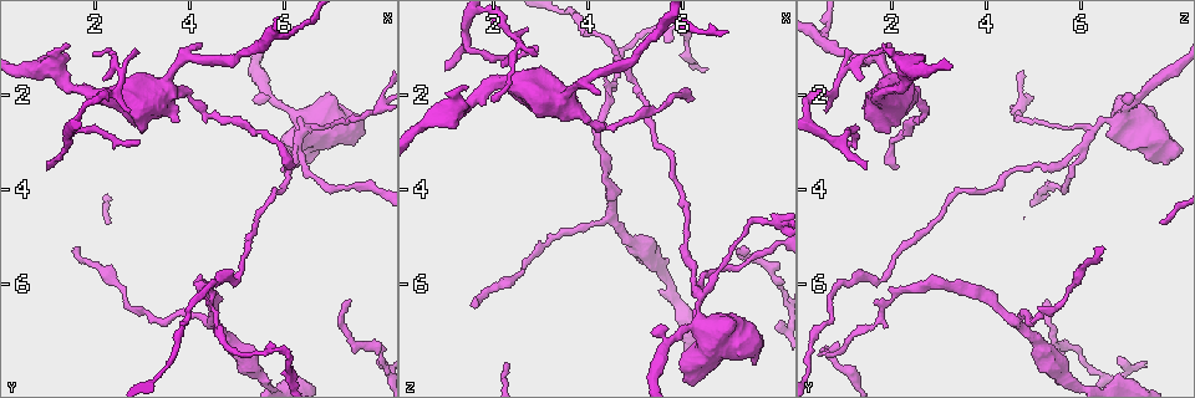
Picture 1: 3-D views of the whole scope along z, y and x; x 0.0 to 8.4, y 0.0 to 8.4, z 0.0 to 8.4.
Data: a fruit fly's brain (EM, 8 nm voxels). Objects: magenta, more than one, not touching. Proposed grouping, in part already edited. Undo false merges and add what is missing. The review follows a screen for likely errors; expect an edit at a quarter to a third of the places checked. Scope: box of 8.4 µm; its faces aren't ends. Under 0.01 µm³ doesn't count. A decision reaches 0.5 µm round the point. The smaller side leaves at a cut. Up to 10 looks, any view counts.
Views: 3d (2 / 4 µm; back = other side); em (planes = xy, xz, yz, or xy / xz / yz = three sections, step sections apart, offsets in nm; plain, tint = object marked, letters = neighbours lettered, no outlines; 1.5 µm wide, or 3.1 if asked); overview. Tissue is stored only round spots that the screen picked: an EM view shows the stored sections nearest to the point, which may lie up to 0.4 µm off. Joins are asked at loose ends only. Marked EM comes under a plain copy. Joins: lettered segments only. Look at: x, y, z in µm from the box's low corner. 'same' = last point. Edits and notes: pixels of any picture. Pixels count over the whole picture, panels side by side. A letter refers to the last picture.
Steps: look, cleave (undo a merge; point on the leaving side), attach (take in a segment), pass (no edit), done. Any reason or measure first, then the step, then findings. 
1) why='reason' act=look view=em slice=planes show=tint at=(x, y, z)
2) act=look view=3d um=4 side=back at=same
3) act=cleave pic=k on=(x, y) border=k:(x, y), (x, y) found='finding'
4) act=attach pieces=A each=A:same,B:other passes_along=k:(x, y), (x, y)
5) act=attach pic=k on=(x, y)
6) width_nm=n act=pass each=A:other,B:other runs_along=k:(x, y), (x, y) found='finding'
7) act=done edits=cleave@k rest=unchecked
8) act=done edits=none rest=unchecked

why='tapers out' act=look view=3d um=4 at=(0.95, 3.55, 1.45)

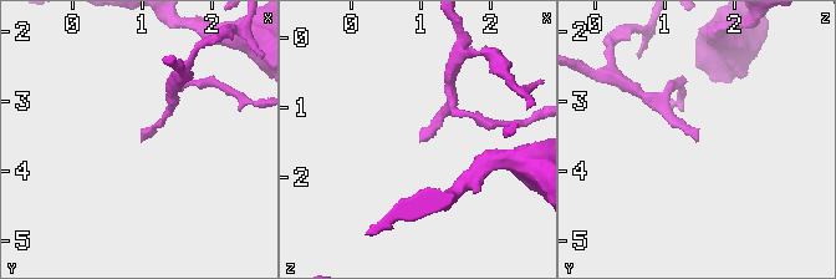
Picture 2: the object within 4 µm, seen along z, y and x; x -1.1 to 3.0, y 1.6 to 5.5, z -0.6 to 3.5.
act=look view=em slice=planes show=tint at=(0.95, 3.60, 1.45)

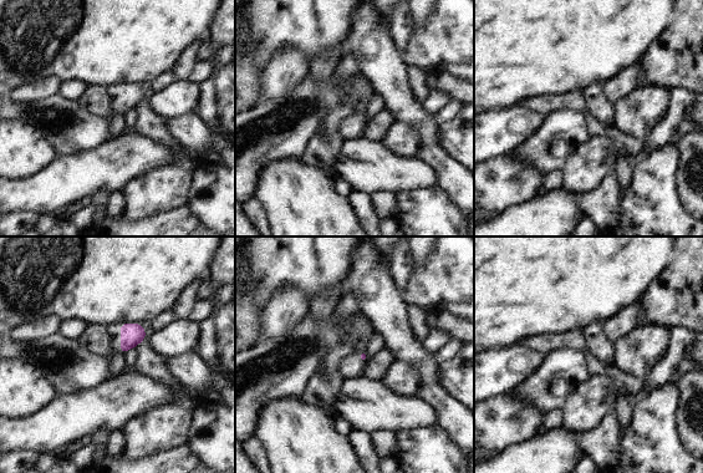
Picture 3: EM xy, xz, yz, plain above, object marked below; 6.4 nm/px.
why='see the neighbours' act=look view=em slice=planes show=letters at=same

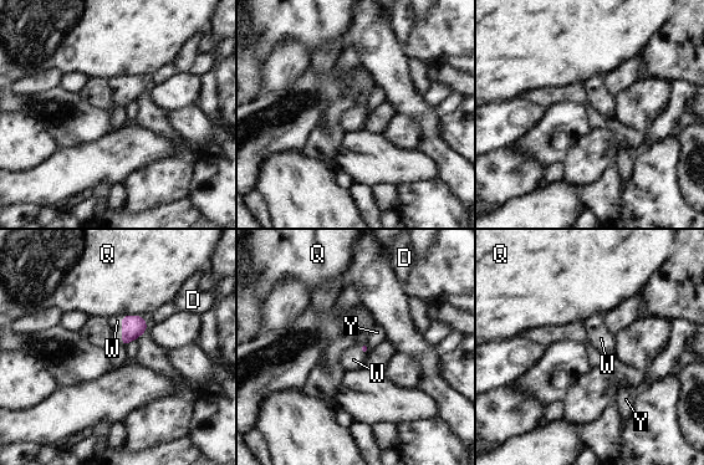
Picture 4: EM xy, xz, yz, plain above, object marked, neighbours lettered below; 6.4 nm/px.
act=attach pieces=W each=D:other,Q:other,W:same,Y:other passes_along=4:(132, 326), (122, 330), (117, 321) found='the neuron continues'

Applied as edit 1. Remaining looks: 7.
why='free end' act=look view=em slice=yz step=8 show=tint at=(1.50, 1.00, 1.85)

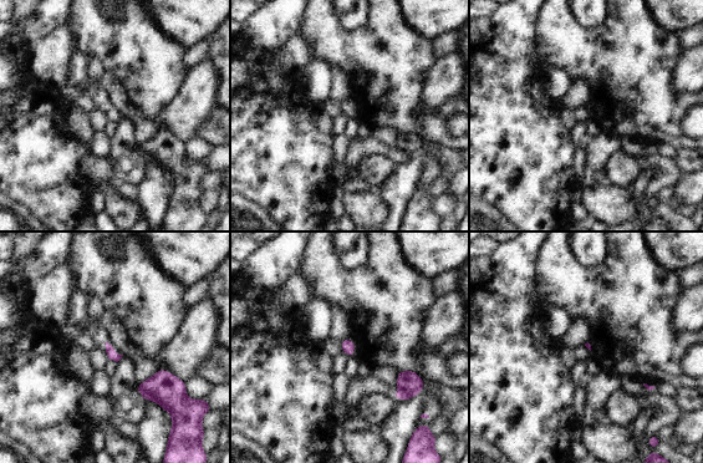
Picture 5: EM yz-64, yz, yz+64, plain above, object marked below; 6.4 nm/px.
why='cut it another way' act=look view=em slice=planes show=letters at=same

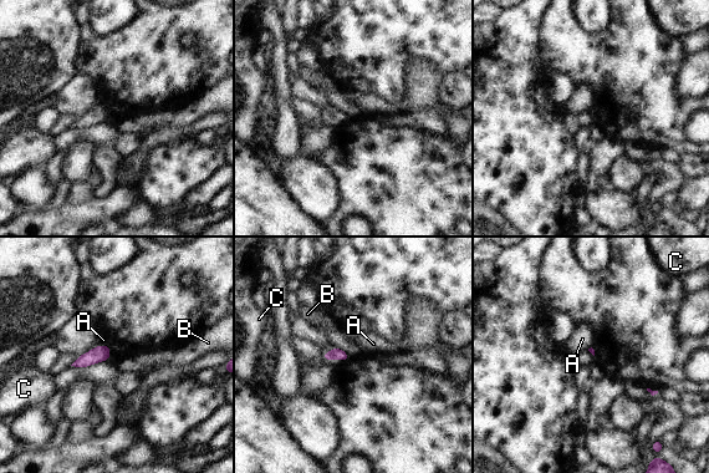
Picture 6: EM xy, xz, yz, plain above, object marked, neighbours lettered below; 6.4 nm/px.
act=pass each=A:other,B:other,C:other border=6:(335, 346), (350, 356) found='no lettered segment goes on from it'

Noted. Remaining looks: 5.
why='an open end' act=look view=3d um=4 at=(1.70, 5.25, 6.40)

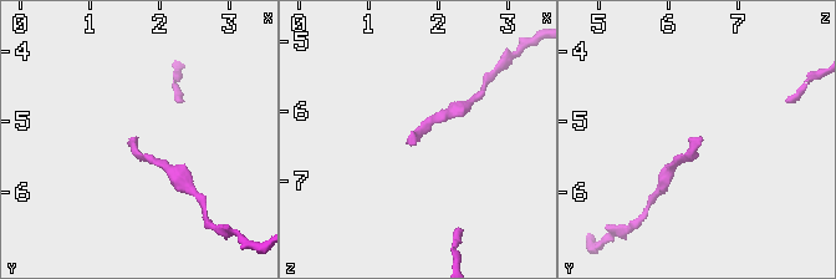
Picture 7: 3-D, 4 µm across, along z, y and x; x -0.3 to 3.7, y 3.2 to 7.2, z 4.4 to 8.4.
why='shape alone is not enough' act=look view=em slice=planes show=tint at=(1.65, 5.20, 6.45)

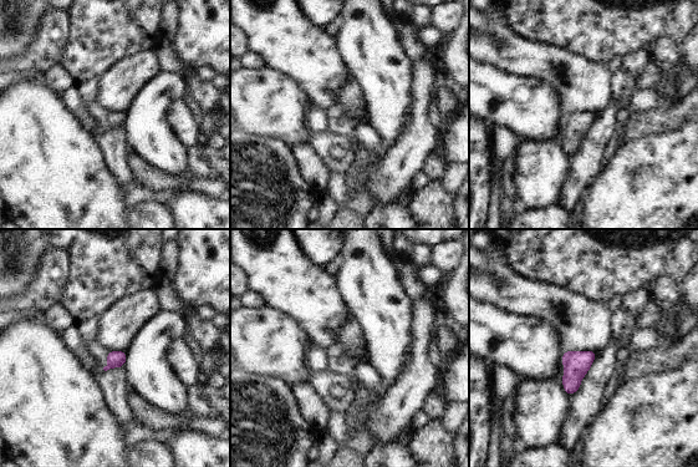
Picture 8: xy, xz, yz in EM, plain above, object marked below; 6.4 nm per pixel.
why='what lies round it' act=look view=em slice=planes show=letters at=same

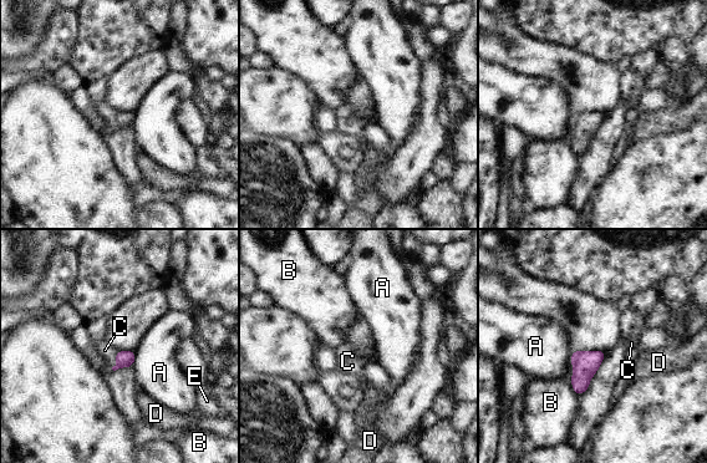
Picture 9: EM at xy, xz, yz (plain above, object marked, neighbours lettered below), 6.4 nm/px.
act=attach pieces=C each=A:other,B:other,C:same,D:other,E:other passes_along=9:(125, 359), (116, 359), (105, 350) found='the neuron continues'

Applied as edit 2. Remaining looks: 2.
why='redraw' act=look view=overview

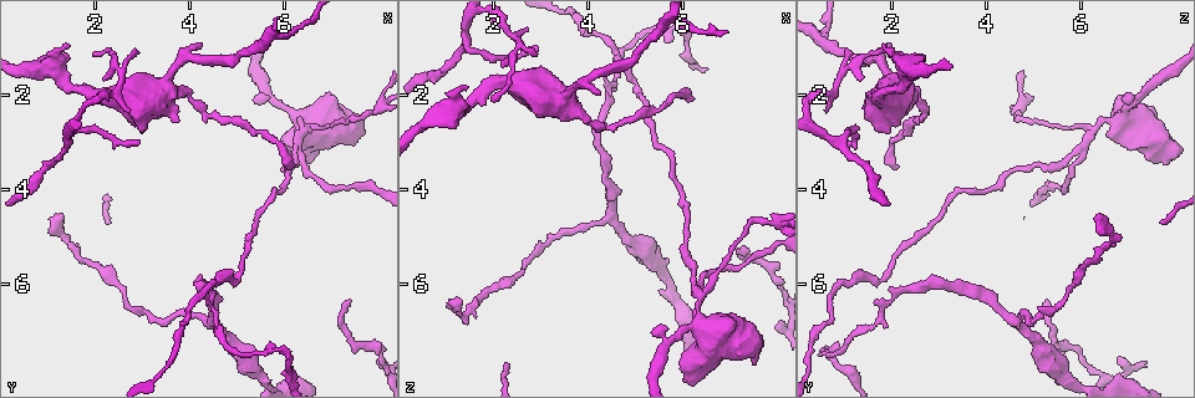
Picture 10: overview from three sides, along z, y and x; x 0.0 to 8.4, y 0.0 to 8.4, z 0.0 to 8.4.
why='sudden change in width' act=look view=em slice=xy step=4 show=letters at=(4.00, 2.05, 2.55)

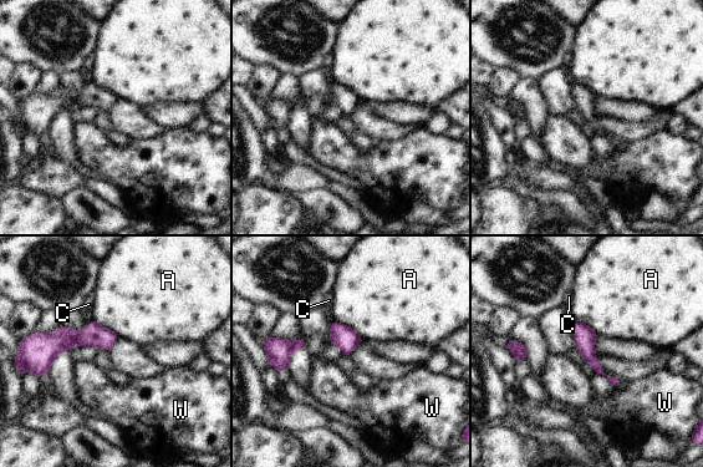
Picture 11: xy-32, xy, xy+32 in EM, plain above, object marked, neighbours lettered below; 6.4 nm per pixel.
act=pass each=A:other,C:other,W:other found='continuous, no second neuron'

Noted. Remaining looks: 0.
act=done edits=attach@4,attach@9 rest=unchecked

